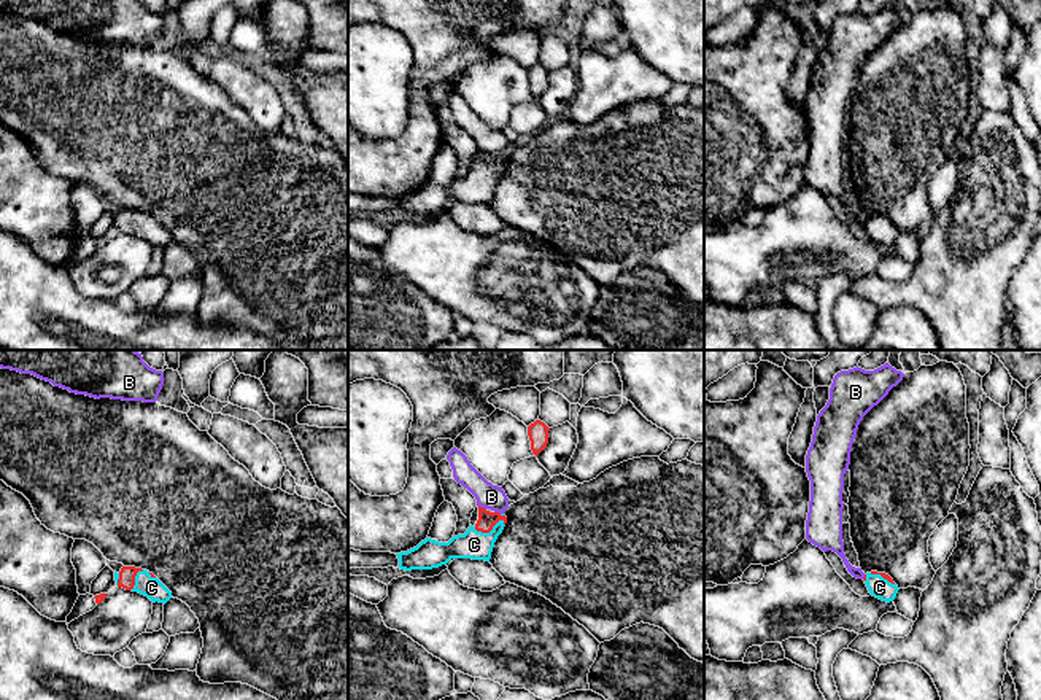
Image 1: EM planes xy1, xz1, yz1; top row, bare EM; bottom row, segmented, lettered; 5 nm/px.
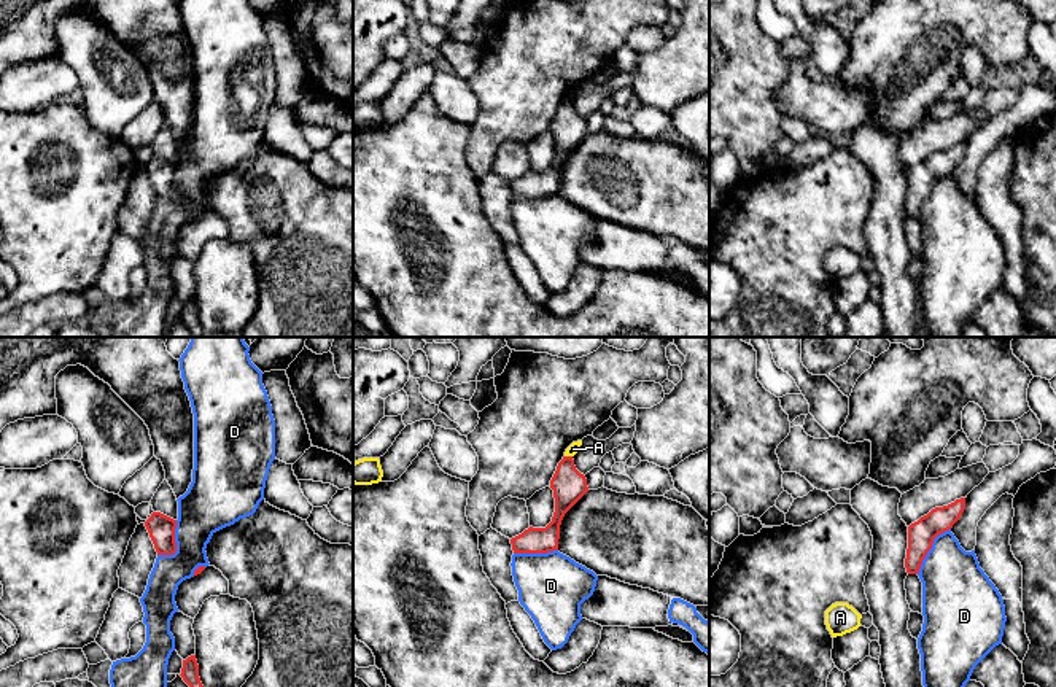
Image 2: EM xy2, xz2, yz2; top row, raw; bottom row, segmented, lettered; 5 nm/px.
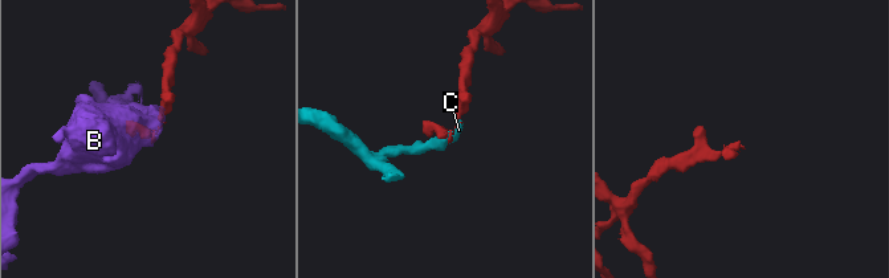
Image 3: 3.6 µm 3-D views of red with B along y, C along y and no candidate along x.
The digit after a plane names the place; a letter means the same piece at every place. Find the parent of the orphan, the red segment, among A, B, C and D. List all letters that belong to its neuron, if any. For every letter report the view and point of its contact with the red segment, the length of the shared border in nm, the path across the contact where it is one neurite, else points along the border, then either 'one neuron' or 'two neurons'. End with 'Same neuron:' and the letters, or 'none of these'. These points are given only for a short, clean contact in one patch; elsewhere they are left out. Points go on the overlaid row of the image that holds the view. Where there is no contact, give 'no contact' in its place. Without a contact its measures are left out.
A: contact xz2 (568, 457); length 40 nm; border xz2 (565, 455), (571, 457); two neurons
B: contact xz1 (482, 508); length 50 nm; border xz1 (479, 505), (485, 509); two neurons
C: contact xz1 (488, 532); length 170 nm; way xz1 (487, 521), (488, 532), (474, 544); one neuron
D: contact yz2 (931, 547); length 280 nm; border yz2 (950, 528), (934, 539), (916, 573); two neurons
Same neuron: C

